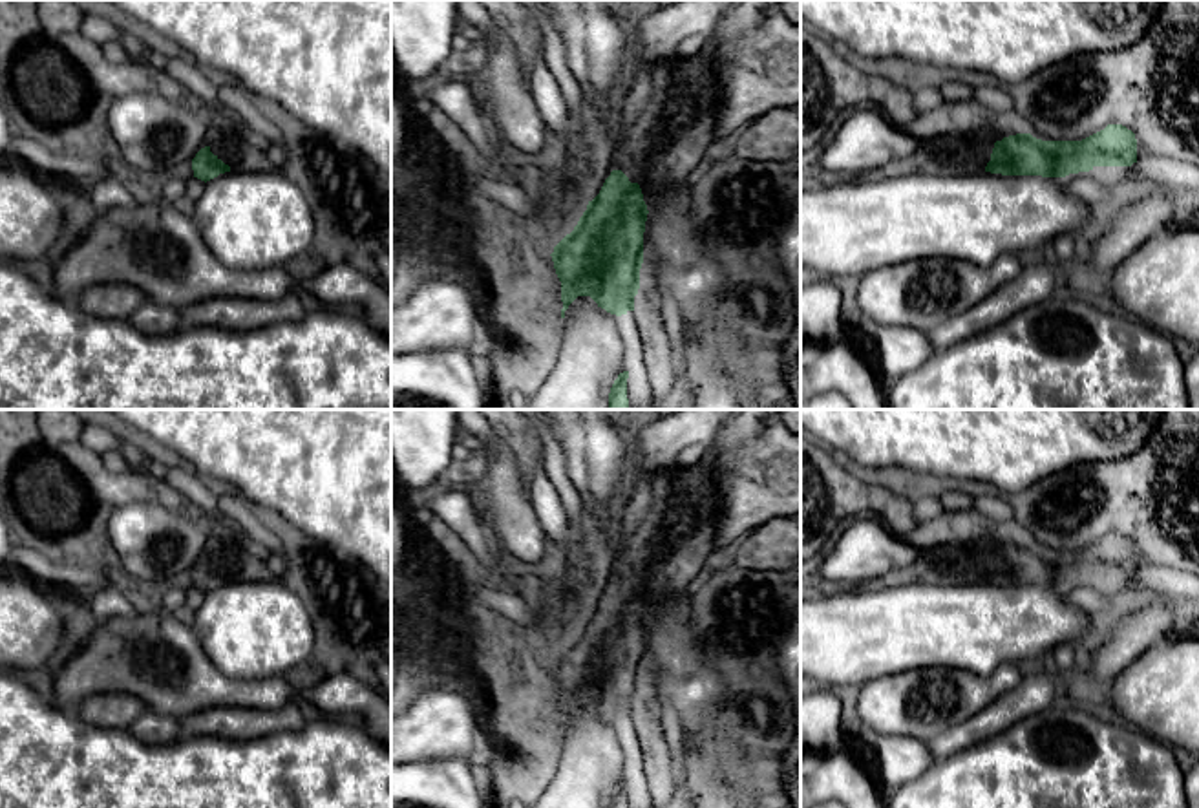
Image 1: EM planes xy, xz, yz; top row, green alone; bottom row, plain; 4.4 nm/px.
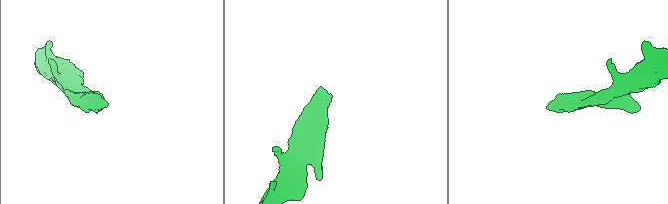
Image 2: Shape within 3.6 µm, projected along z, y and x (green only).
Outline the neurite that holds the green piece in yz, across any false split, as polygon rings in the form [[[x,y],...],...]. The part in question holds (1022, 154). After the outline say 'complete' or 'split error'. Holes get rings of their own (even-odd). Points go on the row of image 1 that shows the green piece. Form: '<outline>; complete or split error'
[[[1122,124],[1082,141],[1042,141],[1016,133],[989,150],[981,137],[938,137],[916,154],[894,163],[890,174],[1002,174],[1066,177],[1095,166],[1131,166],[1137,163],[1137,139]]]; split error

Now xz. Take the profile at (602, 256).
[[[700,53],[649,68],[631,104],[631,137],[614,155],[620,168],[610,172],[574,230],[550,254],[561,282],[561,318],[578,296],[590,296],[598,307],[616,316],[634,311],[649,214],[640,185],[651,181],[658,186],[673,186],[685,181],[709,144],[718,139],[716,104],[716,73]]]; split error

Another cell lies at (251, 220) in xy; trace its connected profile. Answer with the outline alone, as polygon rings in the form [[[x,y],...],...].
[[[280,170],[219,174],[188,210],[208,249],[232,269],[285,267],[314,238],[305,196]]]

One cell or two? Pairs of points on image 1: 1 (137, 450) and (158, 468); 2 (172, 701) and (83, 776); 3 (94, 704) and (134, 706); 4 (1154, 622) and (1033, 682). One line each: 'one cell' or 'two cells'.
1: one cell
2: two cells
3: one cell
4: one cell

